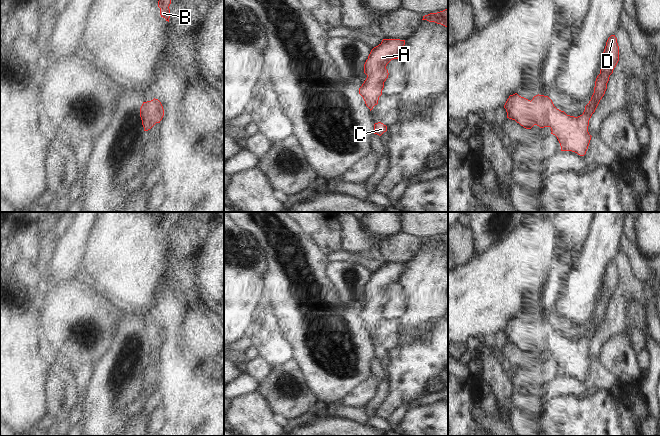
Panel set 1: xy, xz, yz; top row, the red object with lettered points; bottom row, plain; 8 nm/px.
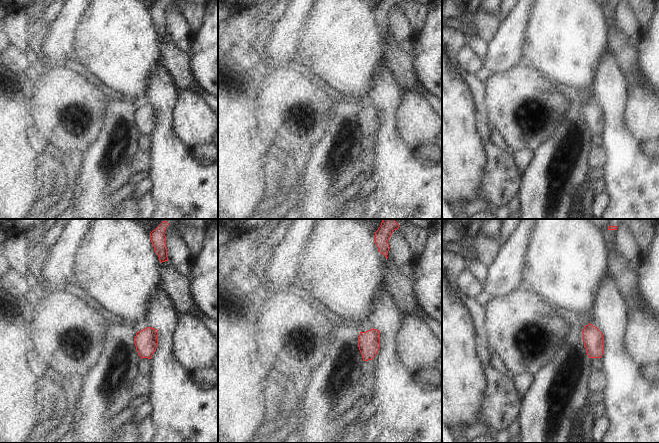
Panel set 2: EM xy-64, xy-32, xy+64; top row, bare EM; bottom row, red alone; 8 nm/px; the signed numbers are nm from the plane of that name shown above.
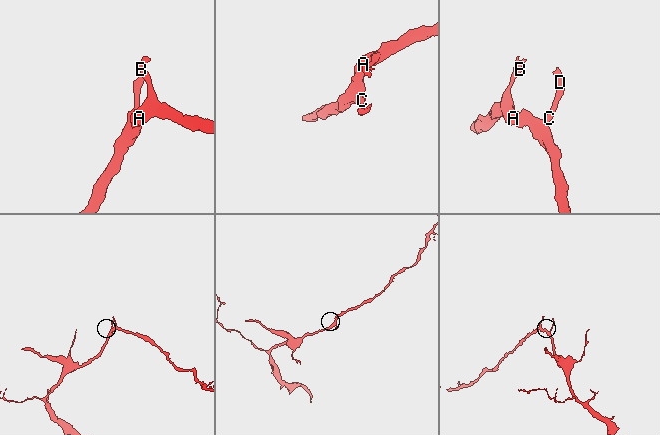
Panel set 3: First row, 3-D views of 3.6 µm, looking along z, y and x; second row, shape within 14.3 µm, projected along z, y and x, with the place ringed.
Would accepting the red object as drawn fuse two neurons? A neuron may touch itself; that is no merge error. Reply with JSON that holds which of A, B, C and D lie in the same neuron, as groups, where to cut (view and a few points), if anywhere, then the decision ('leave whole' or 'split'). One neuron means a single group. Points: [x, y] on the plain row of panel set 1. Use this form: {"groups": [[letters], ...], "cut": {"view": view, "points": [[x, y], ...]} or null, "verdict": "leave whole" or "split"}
{"groups": [["A", "B", "C", "D"]], "cut": null, "verdict": "leave whole"}

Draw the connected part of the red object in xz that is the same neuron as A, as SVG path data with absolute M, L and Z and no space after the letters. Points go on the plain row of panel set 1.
M383 263L371 274L364 288L364 297L367 302L359 312L359 318L370 335L378 328L379 321L382 319L384 306L389 299L386 293L387 288L393 283L398 283L404 269L405 264Z

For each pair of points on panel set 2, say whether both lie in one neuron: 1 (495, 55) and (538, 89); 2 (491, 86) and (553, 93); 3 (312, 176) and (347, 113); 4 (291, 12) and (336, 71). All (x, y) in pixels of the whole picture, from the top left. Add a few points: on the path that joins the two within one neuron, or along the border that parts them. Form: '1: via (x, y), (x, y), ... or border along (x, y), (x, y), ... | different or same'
1: border along (512, 65), (527, 66) | different
2: via (506, 86), (531, 86), (538, 90) | same
3: via (324, 160), (331, 137), (337, 128) | same
4: border along (309, 10), (301, 28), (297, 49) | different

